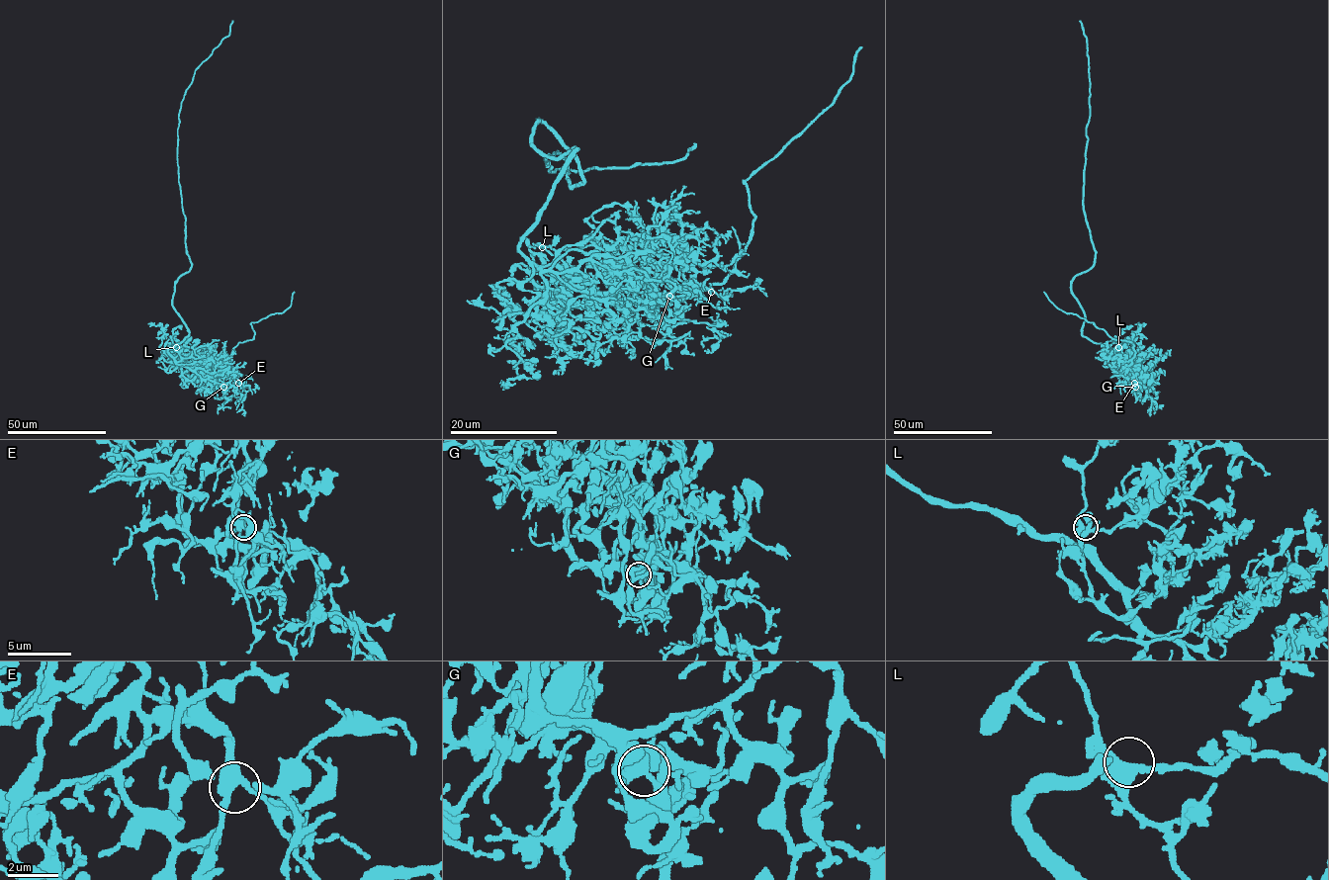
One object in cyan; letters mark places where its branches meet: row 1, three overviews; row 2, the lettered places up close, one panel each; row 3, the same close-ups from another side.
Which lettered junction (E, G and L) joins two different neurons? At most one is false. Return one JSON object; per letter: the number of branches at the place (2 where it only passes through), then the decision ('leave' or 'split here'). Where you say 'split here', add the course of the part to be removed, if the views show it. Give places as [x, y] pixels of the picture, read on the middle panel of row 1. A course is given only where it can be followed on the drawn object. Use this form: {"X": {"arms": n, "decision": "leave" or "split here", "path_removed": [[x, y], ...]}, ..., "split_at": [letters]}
{"E": {"arms": 3, "decision": "leave"}, "G": {"arms": 3, "decision": "split here", "path_removed": [[669, 296], [654, 299], [671, 281], [700, 295], [723, 281], [750, 235], [746, 181], [833, 102], [860, 47]]}, "L": {"arms": 3, "decision": "leave"}, "split_at": ["G"]}

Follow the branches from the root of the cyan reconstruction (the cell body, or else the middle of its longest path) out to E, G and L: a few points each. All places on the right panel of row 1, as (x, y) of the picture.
E: (1078, 300), (1085, 317), (1082, 334), (1115, 348), (1127, 365), (1126, 380), (1134, 383)
G: (1078, 300), (1085, 317), (1082, 334), (1094, 342), (1115, 348), (1131, 364), (1137, 378), (1136, 387)
L: (1078, 300), (1085, 317), (1082, 334), (1094, 342), (1115, 348), (1124, 362), (1119, 358), (1118, 347)

